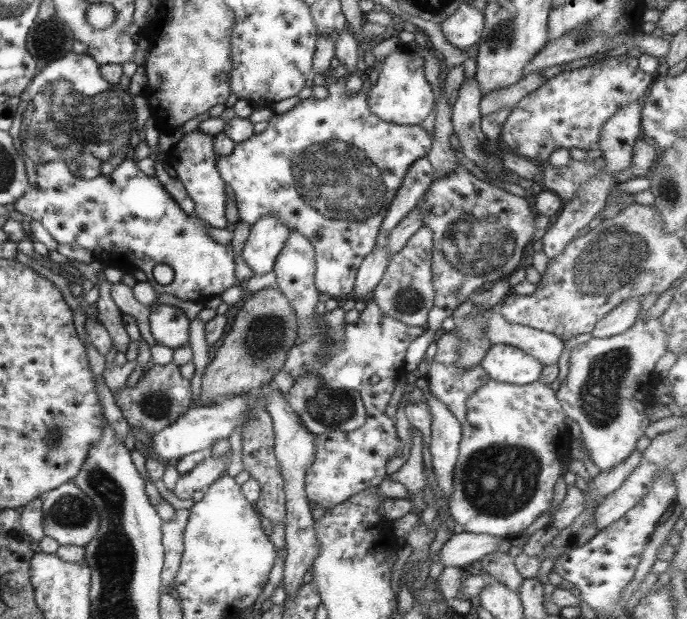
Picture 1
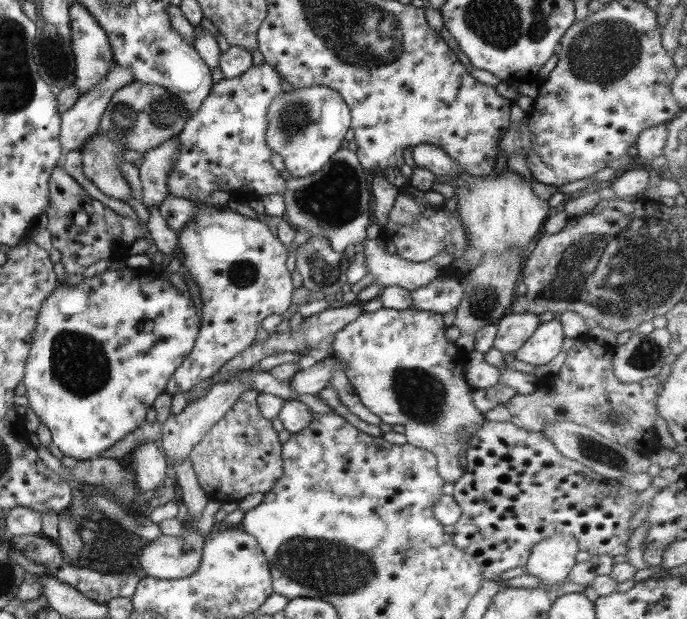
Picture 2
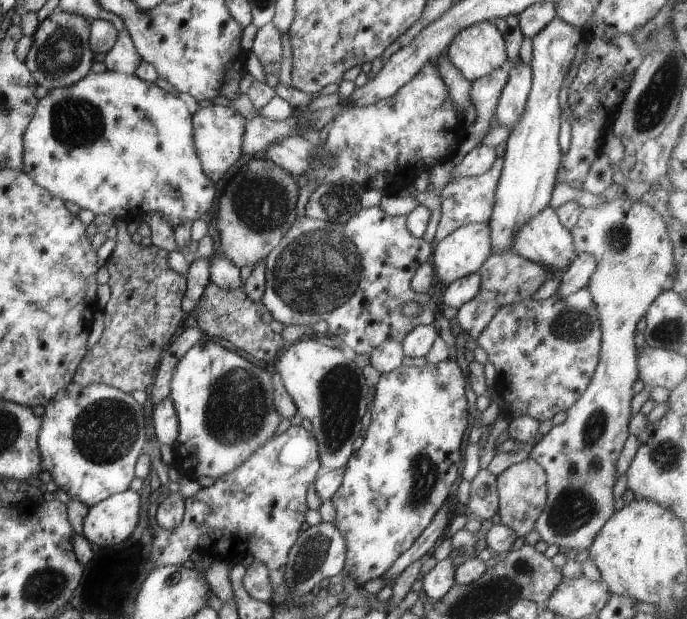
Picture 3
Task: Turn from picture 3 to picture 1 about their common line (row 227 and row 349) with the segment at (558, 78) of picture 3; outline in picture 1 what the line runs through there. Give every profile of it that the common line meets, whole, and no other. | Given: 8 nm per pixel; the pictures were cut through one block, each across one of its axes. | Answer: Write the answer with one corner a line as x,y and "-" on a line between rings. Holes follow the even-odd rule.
505,344
491,345
479,365
490,380
517,385
536,382
544,368
519,348

